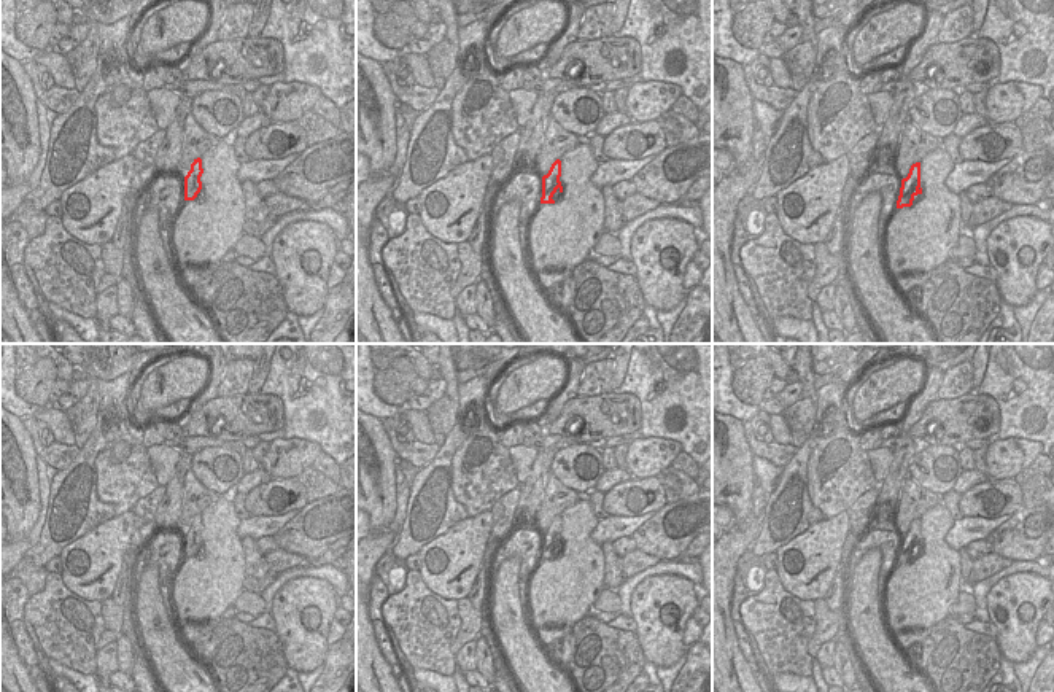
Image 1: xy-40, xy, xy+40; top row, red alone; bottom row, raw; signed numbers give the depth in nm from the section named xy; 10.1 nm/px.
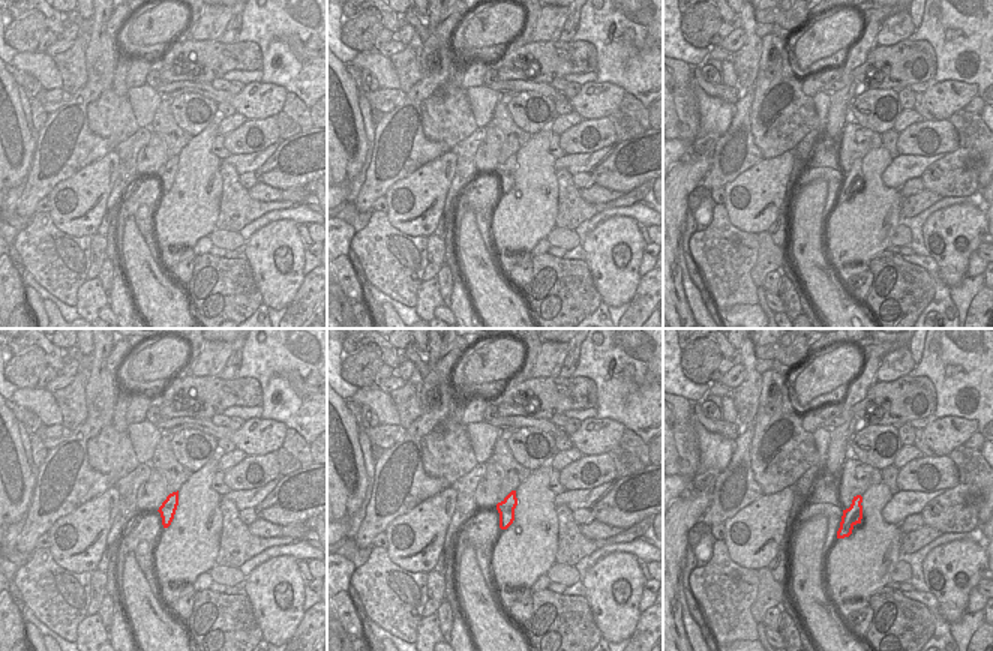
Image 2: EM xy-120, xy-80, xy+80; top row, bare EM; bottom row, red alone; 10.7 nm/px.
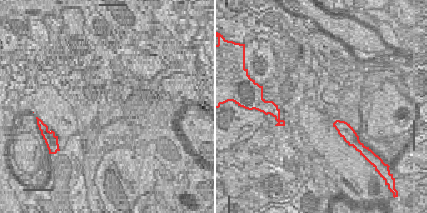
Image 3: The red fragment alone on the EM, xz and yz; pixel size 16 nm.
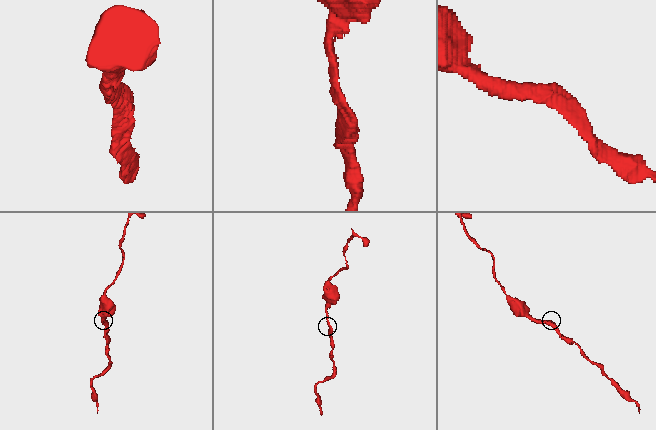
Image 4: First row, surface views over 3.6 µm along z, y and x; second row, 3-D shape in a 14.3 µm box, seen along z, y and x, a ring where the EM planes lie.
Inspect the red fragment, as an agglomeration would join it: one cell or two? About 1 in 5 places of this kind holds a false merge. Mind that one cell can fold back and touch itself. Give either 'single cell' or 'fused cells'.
single cell

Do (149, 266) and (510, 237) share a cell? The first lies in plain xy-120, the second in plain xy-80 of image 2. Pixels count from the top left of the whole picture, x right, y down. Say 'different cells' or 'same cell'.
different cells

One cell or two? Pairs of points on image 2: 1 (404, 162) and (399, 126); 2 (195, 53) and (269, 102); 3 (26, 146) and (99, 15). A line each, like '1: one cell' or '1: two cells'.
1: one cell
2: two cells
3: two cells

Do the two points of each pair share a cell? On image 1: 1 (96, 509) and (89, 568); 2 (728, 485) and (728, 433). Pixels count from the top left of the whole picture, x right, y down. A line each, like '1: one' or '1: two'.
1: two
2: one

